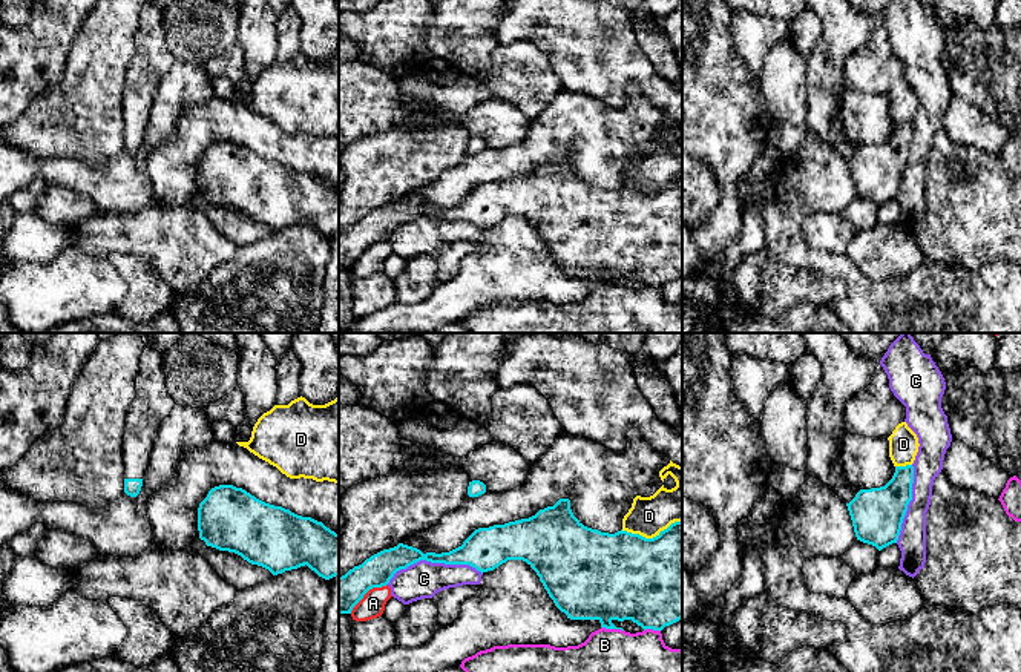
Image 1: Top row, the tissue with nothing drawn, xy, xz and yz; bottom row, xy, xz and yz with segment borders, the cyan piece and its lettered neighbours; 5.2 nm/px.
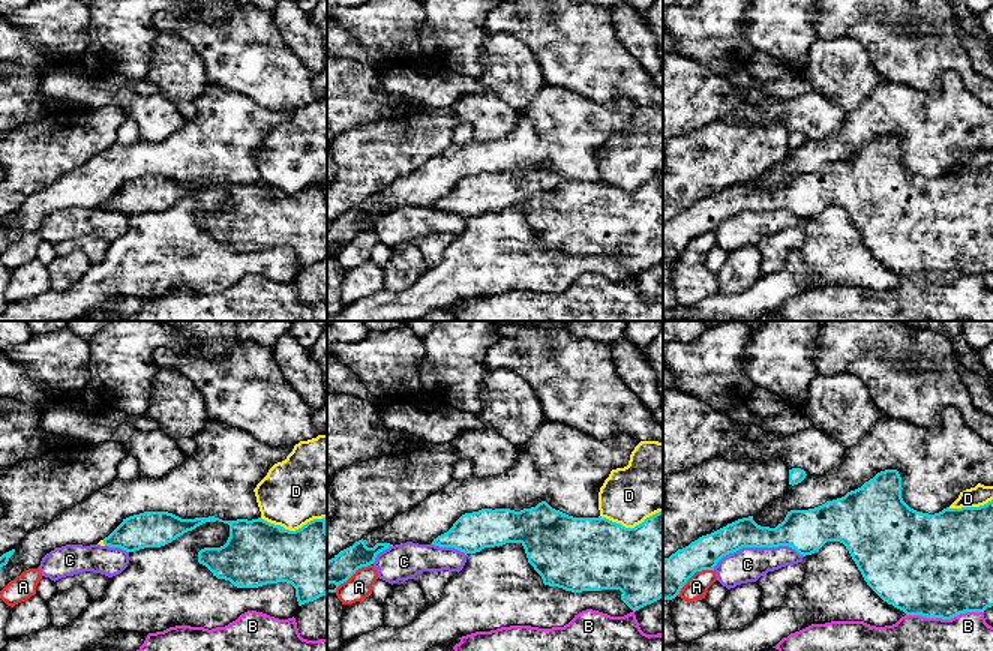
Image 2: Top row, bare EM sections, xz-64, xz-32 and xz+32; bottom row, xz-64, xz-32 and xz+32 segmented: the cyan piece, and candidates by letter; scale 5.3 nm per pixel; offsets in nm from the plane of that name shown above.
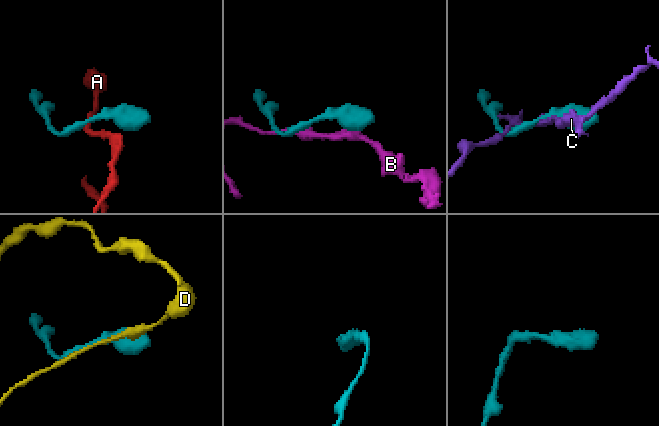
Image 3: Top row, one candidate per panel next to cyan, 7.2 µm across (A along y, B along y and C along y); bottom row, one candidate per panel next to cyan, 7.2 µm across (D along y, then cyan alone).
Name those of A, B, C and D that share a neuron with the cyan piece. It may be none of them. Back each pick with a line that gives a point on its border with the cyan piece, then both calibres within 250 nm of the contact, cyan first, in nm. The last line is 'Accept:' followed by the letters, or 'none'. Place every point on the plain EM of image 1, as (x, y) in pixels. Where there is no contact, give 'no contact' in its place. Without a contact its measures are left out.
Accept: none

